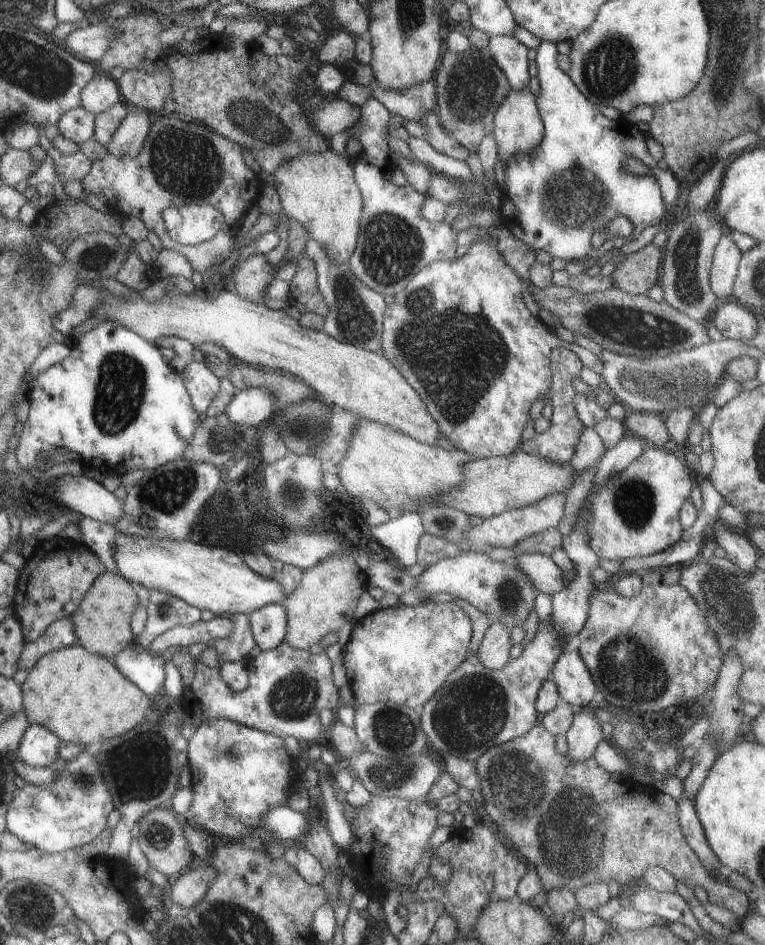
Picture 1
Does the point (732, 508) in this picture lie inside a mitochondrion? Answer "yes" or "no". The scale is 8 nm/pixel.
no

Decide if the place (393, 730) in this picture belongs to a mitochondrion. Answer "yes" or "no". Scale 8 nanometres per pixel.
yes

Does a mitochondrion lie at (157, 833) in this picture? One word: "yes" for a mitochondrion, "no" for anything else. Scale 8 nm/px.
yes

